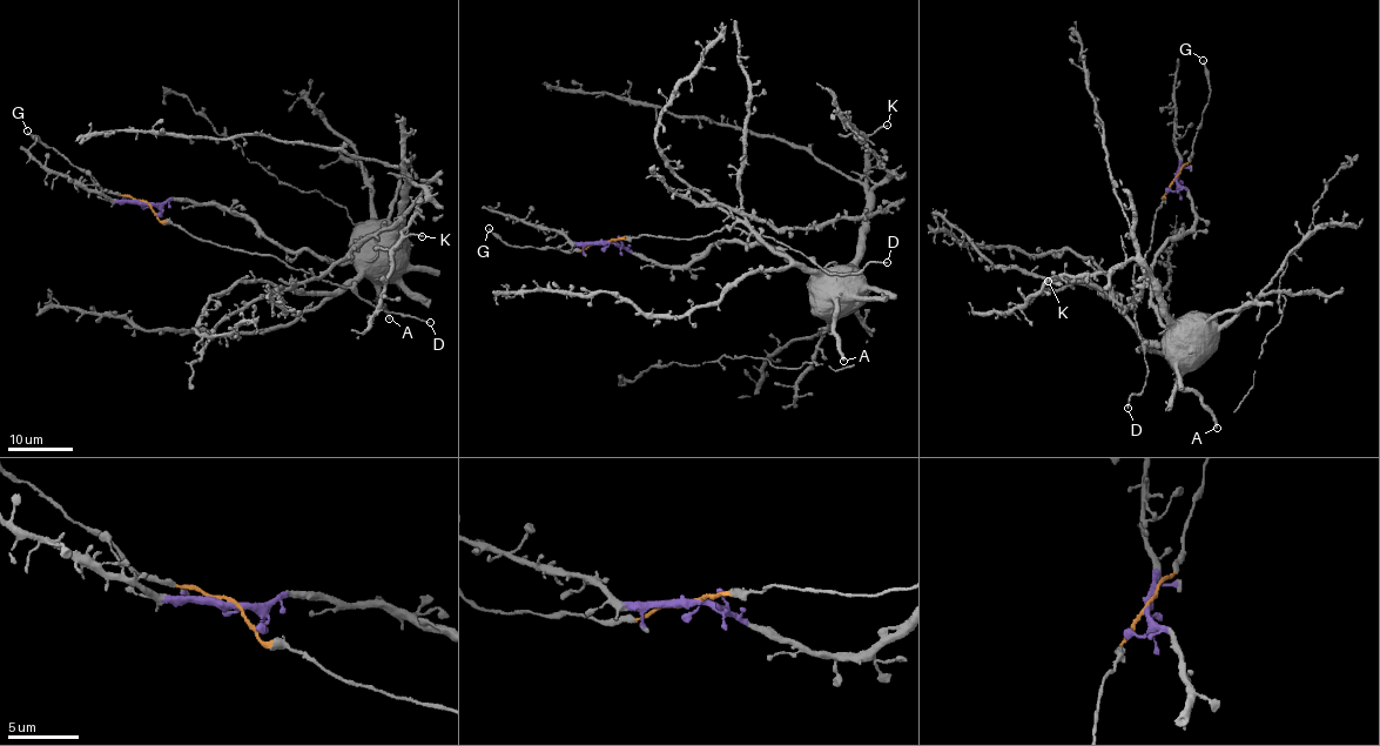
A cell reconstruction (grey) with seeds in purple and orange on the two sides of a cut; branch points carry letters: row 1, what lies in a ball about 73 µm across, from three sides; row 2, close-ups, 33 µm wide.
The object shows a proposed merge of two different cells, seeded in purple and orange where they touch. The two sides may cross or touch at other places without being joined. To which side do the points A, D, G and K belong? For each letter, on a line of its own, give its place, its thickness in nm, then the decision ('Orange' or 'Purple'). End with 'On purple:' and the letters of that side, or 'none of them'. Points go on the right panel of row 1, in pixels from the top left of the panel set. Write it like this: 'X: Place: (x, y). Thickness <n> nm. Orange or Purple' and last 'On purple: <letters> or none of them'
A: Place: (1217, 428). Thickness 380 nm. Purple
D: Place: (1128, 408). Thickness 180 nm. Orange
G: Place: (1203, 60). Thickness 220 nm. Orange
K: Place: (1048, 281). Thickness 200 nm. Purple
On purple: A, K

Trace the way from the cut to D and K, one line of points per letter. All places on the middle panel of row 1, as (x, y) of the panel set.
D: (605, 242), (619, 237), (698, 237), (738, 228), (800, 250), (833, 274), (859, 273), (870, 263), (888, 262)
K: (605, 242), (680, 266), (735, 241), (819, 271), (852, 261), (888, 173), (866, 138), (887, 125)

